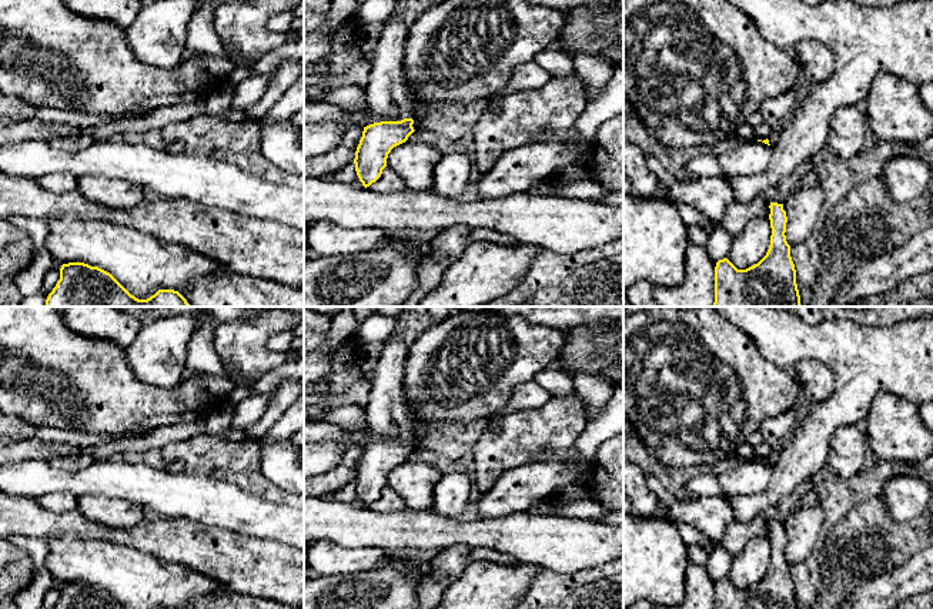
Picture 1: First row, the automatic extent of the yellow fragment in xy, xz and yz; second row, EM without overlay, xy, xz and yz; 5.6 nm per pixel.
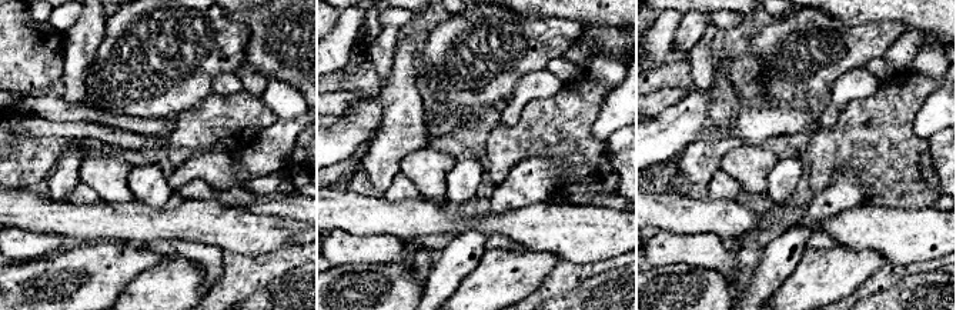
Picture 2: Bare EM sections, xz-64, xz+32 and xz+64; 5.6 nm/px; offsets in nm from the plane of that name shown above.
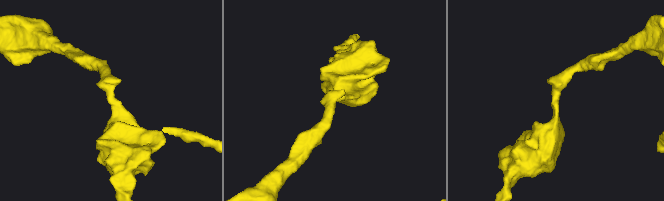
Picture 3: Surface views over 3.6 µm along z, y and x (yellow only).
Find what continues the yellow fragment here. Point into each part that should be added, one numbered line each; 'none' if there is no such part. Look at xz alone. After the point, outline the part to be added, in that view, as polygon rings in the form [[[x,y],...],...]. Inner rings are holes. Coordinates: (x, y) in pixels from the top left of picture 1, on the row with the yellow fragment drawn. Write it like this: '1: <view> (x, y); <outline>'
1: xz (388, 97); [[[398,11],[385,20],[374,58],[367,70],[364,86],[367,106],[381,121],[414,120],[414,101],[402,74],[408,31]]]

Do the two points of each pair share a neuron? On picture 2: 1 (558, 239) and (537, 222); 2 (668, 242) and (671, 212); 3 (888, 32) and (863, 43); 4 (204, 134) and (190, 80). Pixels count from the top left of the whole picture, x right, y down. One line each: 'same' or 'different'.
1: same
2: different
3: same
4: different

